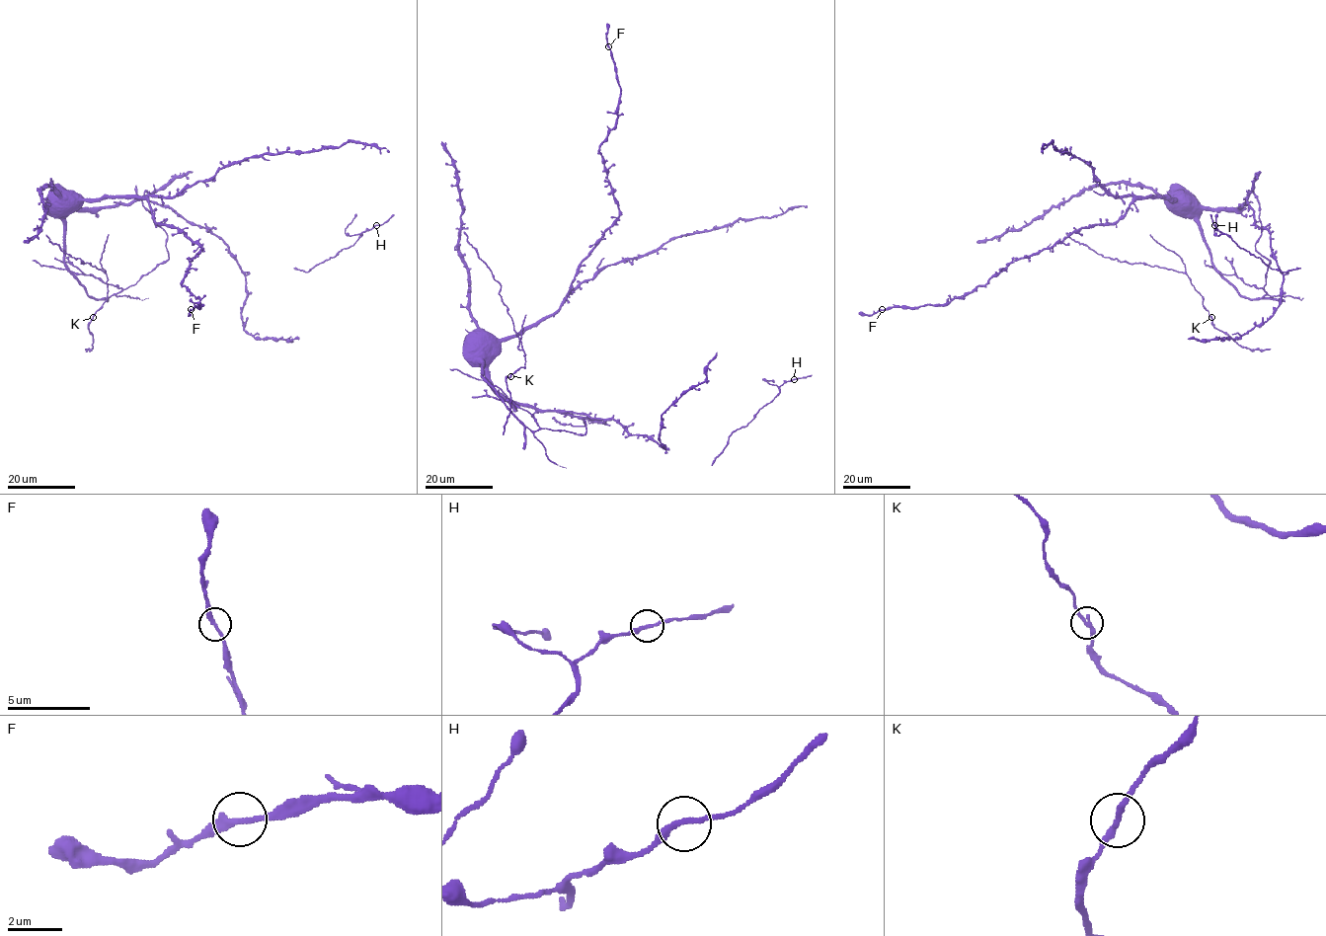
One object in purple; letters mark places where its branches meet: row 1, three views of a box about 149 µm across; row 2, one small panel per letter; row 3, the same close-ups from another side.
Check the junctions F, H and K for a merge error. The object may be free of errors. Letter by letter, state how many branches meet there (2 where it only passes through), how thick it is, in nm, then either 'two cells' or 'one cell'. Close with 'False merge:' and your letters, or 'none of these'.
F: 2 branches meet; 240 nm thick; one cell
H: 2 branches meet; 220 nm thick; one cell
K: 2 branches meet; 240 nm thick; one cell
False merge: none of these

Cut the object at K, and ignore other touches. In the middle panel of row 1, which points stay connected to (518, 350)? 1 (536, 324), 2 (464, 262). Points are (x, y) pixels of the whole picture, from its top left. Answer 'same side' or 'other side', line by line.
1: other side
2: other side

